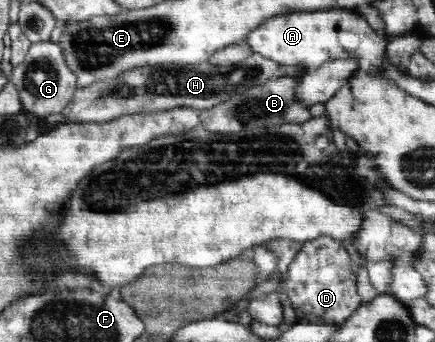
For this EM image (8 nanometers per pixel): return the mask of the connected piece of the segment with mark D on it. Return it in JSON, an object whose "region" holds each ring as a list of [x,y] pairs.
{"region":[[[318,237],[303,243],[289,264],[284,284],[298,324],[342,324],[362,306],[350,264],[350,254],[338,240]]]}

